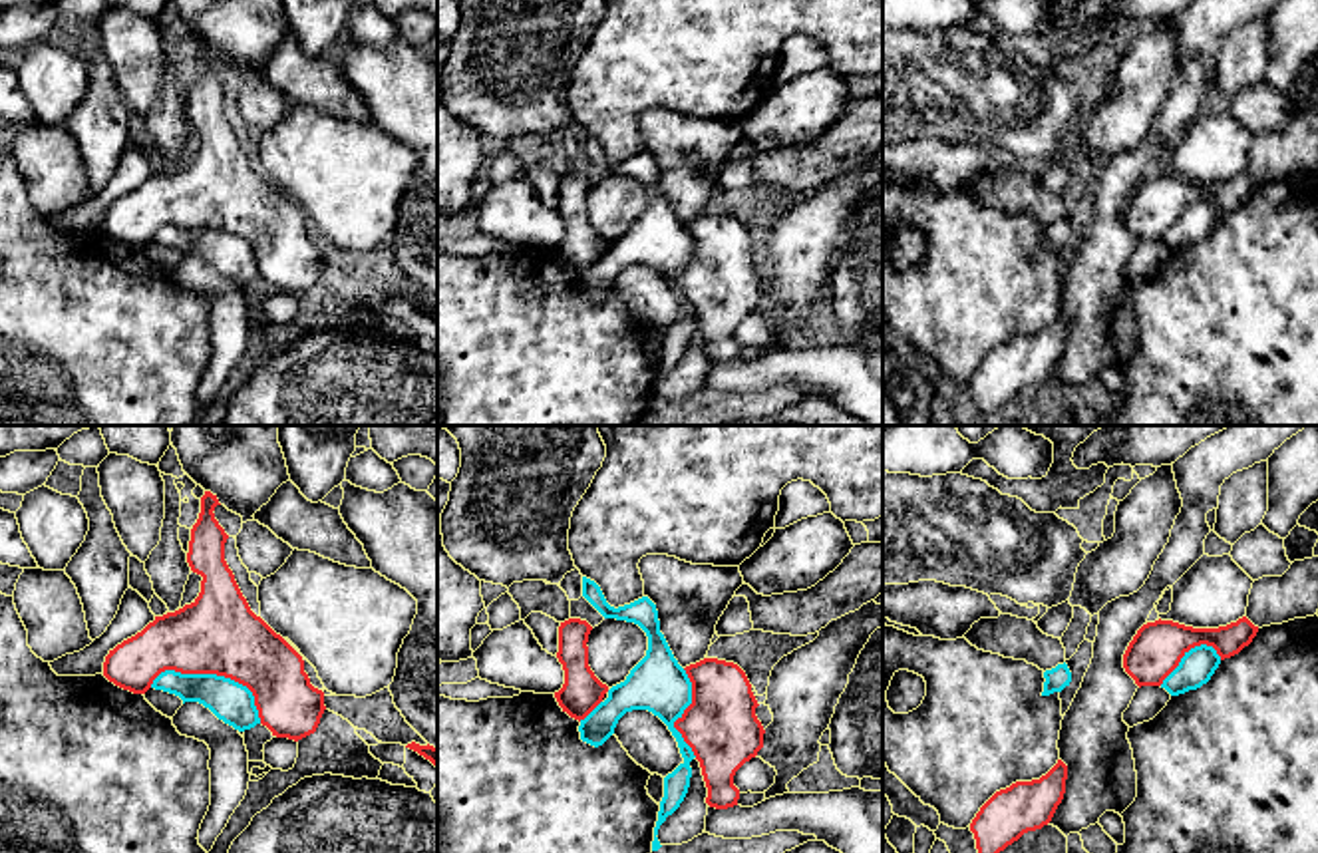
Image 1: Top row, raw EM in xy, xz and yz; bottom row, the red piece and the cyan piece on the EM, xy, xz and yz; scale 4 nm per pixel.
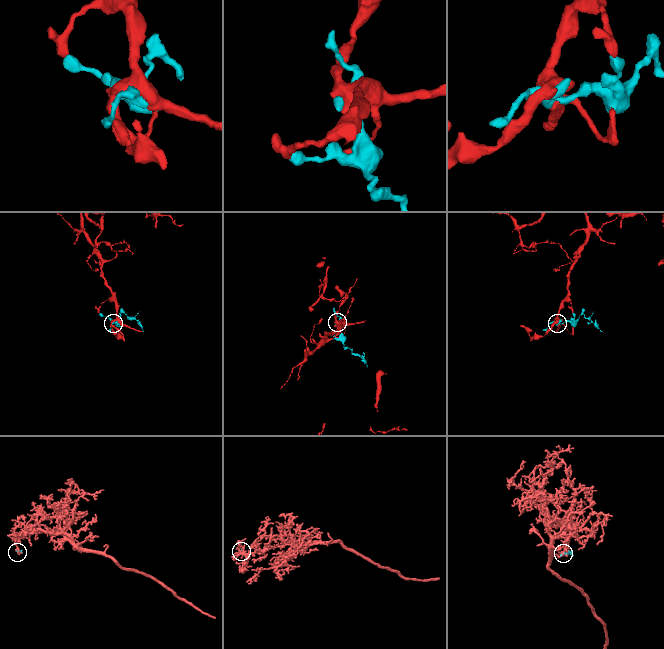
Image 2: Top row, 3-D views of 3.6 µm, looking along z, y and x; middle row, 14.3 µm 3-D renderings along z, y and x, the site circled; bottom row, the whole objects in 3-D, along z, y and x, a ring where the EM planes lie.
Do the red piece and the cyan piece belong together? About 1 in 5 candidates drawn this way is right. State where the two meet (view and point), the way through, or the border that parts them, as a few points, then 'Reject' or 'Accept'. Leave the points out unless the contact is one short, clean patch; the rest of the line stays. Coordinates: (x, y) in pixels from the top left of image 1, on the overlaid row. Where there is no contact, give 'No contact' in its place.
Touches red at xy (215, 673). Reject

